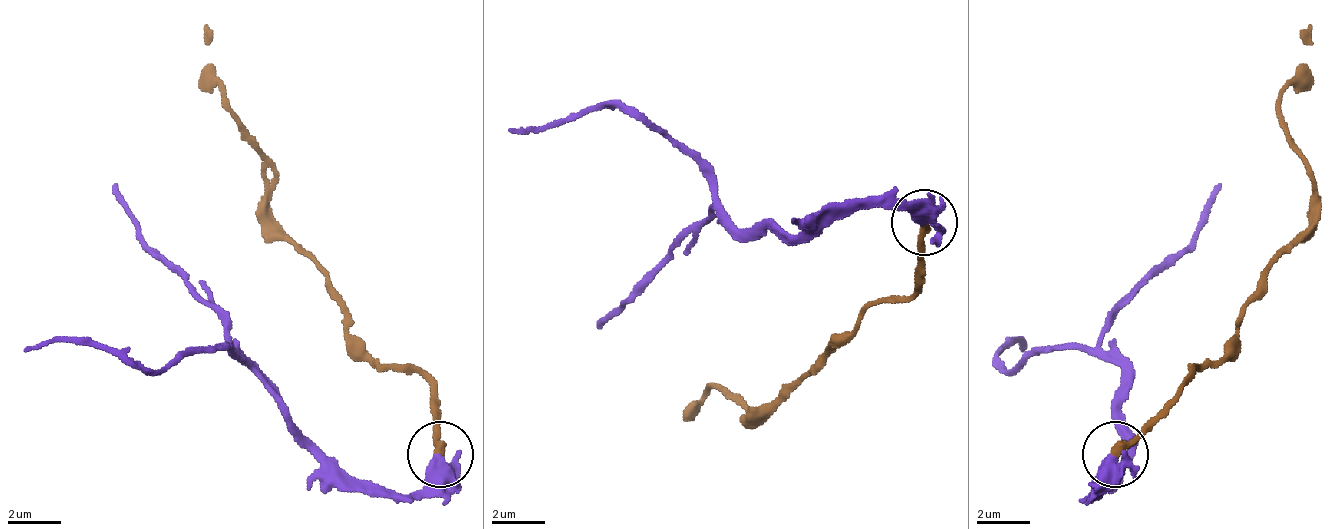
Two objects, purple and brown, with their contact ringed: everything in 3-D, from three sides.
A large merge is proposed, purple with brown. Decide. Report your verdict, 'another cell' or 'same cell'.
same cell

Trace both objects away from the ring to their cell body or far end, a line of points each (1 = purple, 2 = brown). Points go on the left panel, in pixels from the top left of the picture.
1: (438, 452), (438, 472), (418, 492), (359, 492), (227, 346), (194, 346), (154, 373), (81, 340), (22, 353)
2: (438, 452), (432, 386), (365, 353), (326, 273), (273, 221), (266, 168), (207, 62), (207, 22)

